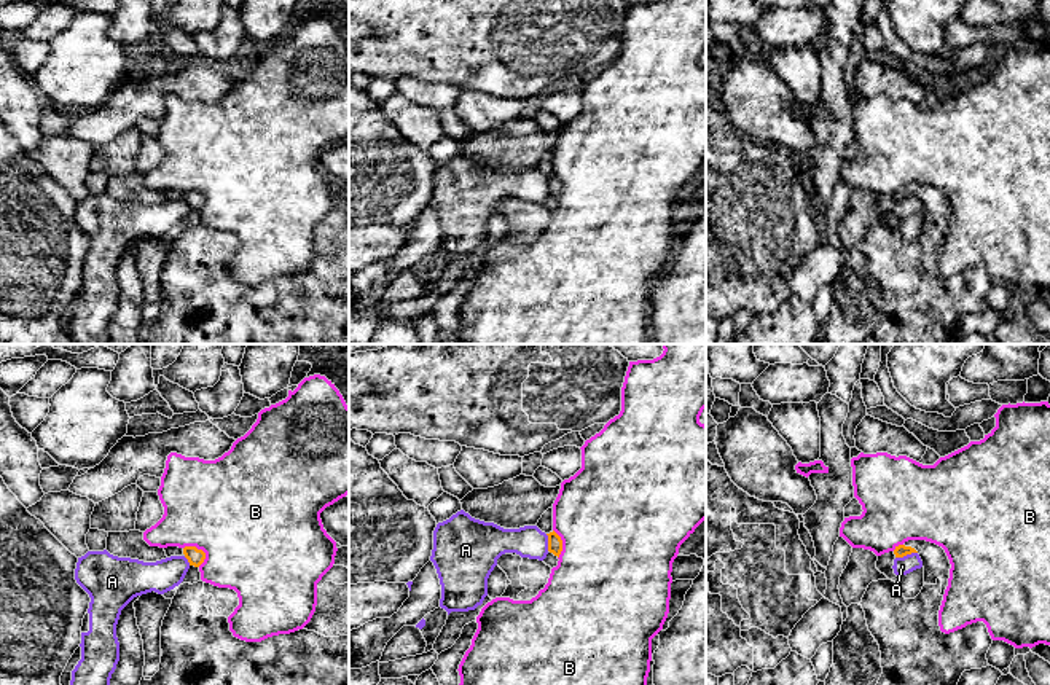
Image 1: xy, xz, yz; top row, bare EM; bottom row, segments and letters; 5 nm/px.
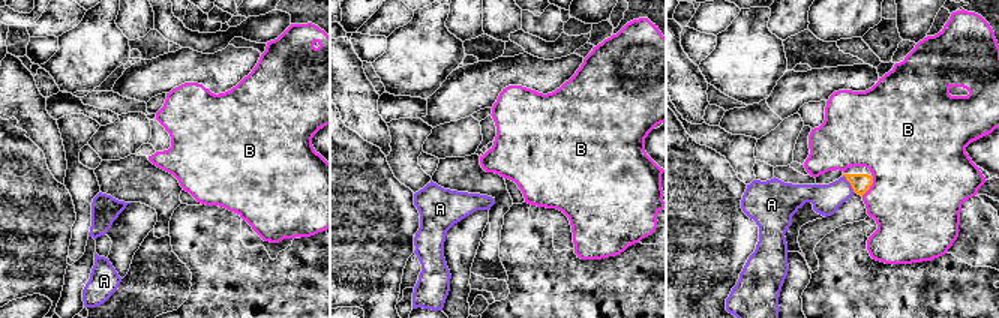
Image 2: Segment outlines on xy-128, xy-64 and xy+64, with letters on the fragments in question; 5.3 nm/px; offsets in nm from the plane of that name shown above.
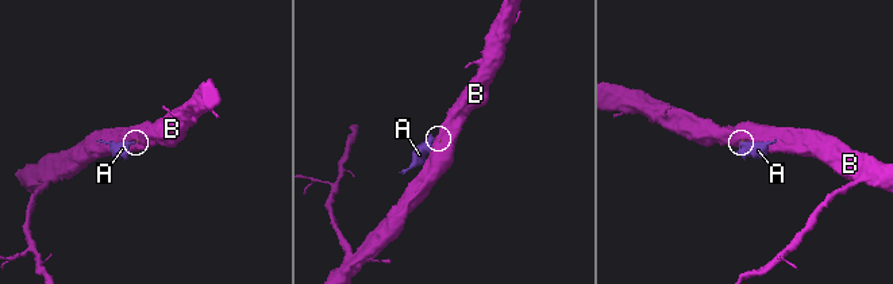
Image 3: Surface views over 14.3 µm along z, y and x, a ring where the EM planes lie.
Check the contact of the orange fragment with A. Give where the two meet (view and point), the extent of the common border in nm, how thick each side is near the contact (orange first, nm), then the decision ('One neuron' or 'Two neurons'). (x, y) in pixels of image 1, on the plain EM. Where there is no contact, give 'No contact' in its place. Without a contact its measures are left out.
Touches orange at yz (905, 198). Shared border 120 nm. Thickness 60 nm (orange) against 90 nm. Two neurons

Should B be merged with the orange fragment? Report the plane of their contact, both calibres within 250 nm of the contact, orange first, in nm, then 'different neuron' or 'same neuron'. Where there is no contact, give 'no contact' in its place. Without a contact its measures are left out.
xy | 90/480 nm | different neuron

